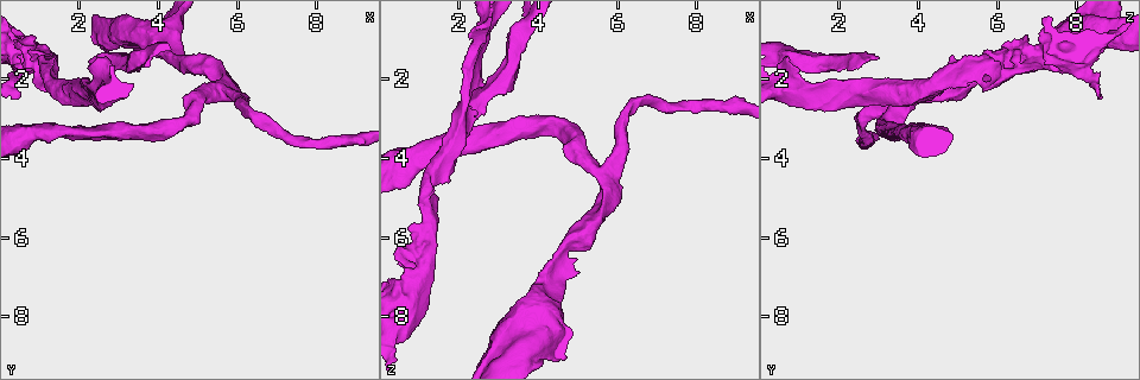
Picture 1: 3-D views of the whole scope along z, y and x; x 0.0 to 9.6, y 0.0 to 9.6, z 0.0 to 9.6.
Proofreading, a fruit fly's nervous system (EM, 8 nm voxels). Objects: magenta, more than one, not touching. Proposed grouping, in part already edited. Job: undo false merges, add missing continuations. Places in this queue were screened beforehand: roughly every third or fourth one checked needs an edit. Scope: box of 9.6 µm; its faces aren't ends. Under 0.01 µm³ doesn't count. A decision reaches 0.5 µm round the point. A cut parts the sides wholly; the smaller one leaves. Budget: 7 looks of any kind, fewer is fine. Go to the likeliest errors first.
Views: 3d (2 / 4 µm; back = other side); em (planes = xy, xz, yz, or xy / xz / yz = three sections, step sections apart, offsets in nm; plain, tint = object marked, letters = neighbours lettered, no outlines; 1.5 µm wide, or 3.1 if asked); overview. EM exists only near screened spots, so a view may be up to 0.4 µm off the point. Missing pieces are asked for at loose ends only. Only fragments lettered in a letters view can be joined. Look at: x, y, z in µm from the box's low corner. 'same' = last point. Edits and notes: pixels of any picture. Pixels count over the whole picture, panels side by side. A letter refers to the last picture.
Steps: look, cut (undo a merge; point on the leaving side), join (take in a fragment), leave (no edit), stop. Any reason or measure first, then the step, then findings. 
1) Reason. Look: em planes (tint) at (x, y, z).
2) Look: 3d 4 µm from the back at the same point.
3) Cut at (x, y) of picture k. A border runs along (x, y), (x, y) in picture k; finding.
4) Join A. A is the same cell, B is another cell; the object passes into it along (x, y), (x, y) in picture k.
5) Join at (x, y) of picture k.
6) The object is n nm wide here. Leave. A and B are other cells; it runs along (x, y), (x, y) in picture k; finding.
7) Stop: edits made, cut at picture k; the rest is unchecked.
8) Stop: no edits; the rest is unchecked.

An open end. Look: em 3.1 µm planes (letters) at (2.45, 1.45, 3.00).

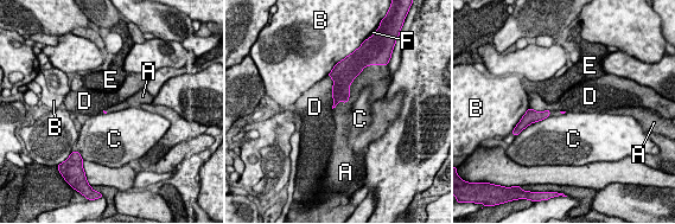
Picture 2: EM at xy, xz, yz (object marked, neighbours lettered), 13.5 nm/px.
The longest contact is with A, 550 nm. Join at (342, 110) of picture 2. A is the same cell, B, C, D, E and F are other cells; the object passes into it along (342, 78), (349, 95), (342, 110) in picture 2; it goes on there.

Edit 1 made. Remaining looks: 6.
Side arm on a straight run. Look: em xz step 4 (tint) at (2.40, 2.25, 1.10).

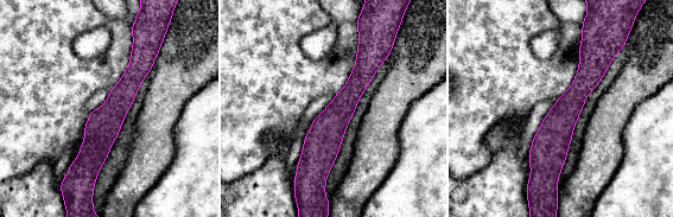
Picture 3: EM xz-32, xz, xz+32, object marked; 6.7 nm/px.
Look: em planes (letters) at the same point.

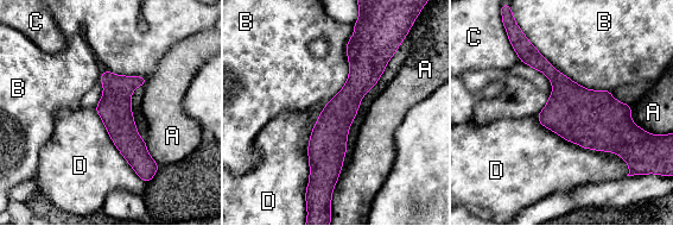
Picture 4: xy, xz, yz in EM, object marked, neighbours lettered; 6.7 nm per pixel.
The object is 220 nm wide here. Leave. A, B, C and D are other cells; a border runs along (535, 117), (628, 164) in picture 4; one neuron here.

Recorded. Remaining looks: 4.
Arms part here. Look: em yz step 8 (letters) at (4.65, 1.70, 6.50).

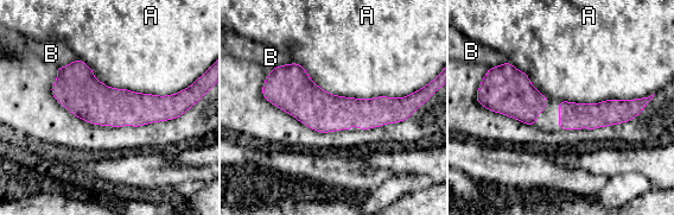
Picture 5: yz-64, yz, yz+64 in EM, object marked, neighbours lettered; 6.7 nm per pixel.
Cut it another way. Look: em planes (letters) at the same point.

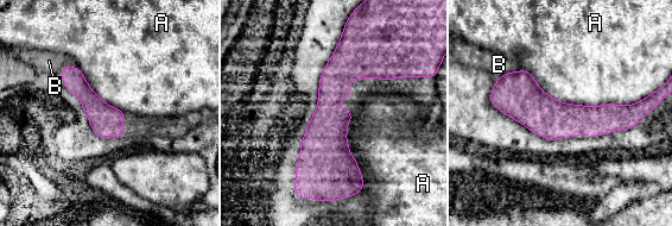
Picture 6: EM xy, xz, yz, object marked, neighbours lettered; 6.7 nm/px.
Leave. A and B are other cells; a border runs along (521, 69), (564, 102), (642, 100) in picture 6; all the same neuron.

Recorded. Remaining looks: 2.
Stop: edits made, join at picture 2; the rest is unchecked.

